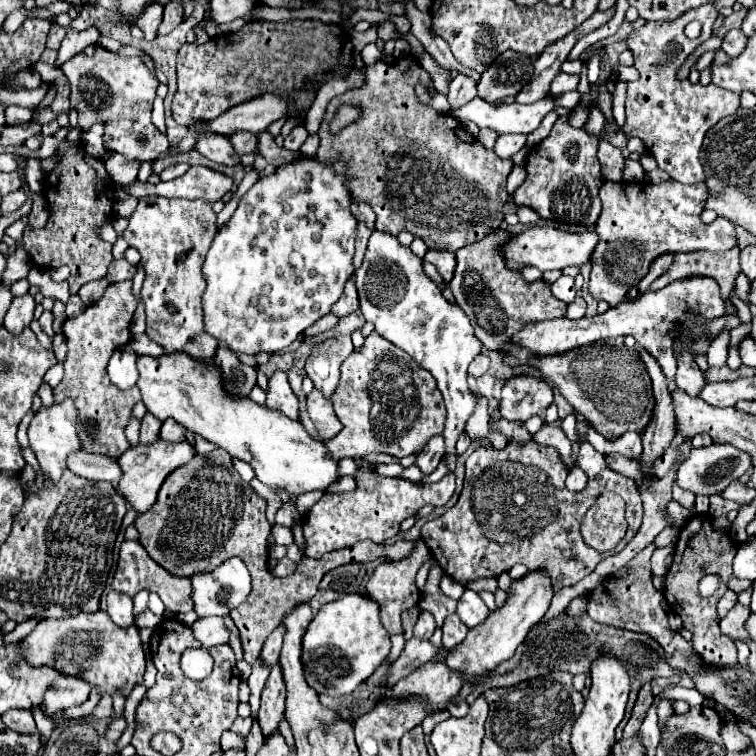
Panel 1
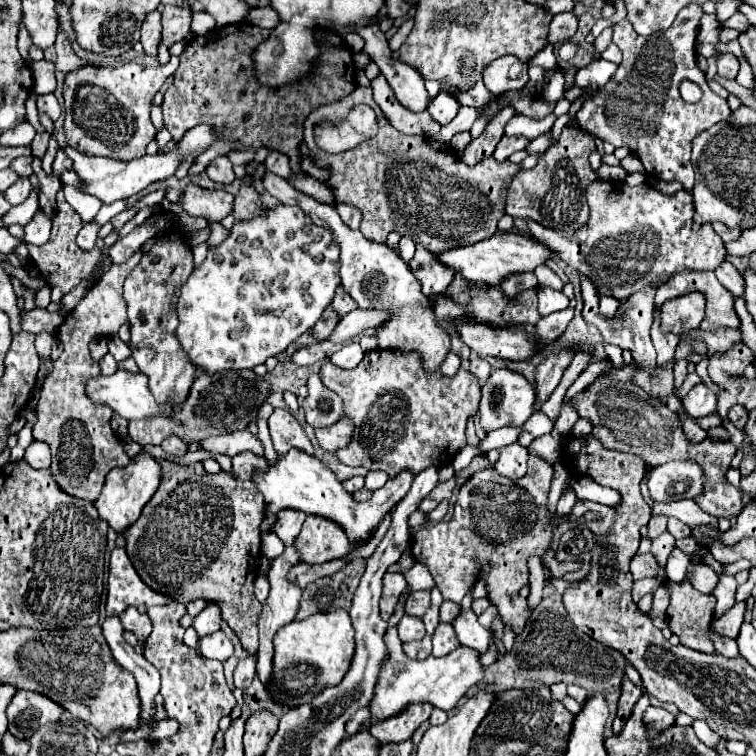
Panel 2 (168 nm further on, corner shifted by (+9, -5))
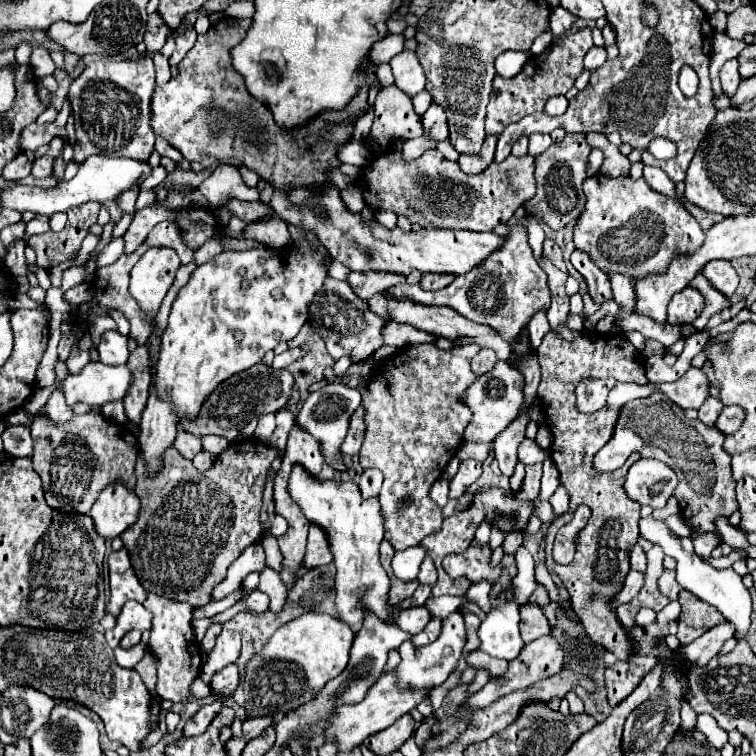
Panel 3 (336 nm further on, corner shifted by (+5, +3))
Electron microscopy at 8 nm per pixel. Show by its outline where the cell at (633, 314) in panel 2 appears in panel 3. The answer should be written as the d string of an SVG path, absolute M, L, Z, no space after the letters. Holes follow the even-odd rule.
M574 249L570 263L584 277L592 299L601 305L607 298L613 297L609 277L595 263L588 261L588 257L580 257L578 253L580 251Z

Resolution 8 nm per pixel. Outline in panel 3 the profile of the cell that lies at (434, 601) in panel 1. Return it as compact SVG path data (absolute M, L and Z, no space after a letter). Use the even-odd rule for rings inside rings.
M420 585L414 595L410 599L404 599L402 605L396 605L398 609L408 609L408 607L418 607L418 605L424 605L426 599L430 597L430 587L428 585Z

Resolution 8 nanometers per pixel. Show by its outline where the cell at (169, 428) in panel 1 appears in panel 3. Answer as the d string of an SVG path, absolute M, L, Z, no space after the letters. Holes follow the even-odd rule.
M186 431L178 433L178 437L176 437L176 441L174 441L174 447L176 447L186 459L194 459L194 455L202 451L200 437L190 435L190 433L186 433Z

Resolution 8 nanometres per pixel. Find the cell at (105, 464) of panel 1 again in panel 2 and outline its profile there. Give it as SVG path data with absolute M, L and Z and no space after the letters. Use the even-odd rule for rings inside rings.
M32 441L30 447L26 449L24 459L26 459L34 469L48 469L50 463L52 463L50 447L46 447L46 443L42 443L42 441Z

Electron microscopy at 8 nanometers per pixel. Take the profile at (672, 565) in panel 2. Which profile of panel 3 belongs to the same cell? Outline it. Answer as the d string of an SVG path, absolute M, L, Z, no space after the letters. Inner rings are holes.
M652 515L650 517L644 517L638 521L638 529L640 529L640 537L644 537L646 541L654 543L654 545L660 545L662 551L670 557L676 559L678 567L676 567L676 573L678 573L678 583L694 593L698 599L714 605L730 623L734 623L736 627L736 633L738 637L742 639L750 627L750 613L752 613L752 601L750 601L750 593L748 589L744 587L742 583L742 577L734 571L734 569L714 569L710 563L702 561L696 553L694 553L694 545L688 537L678 537L674 531L668 529L668 525L664 521L658 521L654 519Z

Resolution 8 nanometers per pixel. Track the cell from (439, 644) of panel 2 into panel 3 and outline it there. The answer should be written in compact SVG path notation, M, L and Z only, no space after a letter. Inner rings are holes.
M458 611L444 619L440 637L434 643L430 643L428 647L412 647L410 641L404 641L398 647L402 661L394 669L394 673L398 675L398 689L416 691L416 689L434 689L434 687L442 685L448 679L448 675L458 667L458 659L462 655L464 643L466 643L466 629L464 629L464 619Z

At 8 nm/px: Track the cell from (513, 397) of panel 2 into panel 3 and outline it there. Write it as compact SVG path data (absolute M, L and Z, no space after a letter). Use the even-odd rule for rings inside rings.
M498 361L492 371L480 375L476 379L476 383L470 389L466 389L466 395L462 397L466 407L470 407L470 411L472 411L470 425L466 427L462 439L466 443L468 441L472 441L472 443L492 443L496 439L496 435L502 433L512 423L512 419L518 415L518 409L524 401L522 387L524 387L522 373L514 367L510 367L504 361Z

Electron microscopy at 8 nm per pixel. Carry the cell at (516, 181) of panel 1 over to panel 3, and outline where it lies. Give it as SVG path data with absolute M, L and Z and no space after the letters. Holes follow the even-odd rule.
M534 133L534 135L530 135L530 151L528 151L528 153L530 153L532 157L536 157L536 155L540 155L542 151L546 151L550 145L552 145L550 135Z

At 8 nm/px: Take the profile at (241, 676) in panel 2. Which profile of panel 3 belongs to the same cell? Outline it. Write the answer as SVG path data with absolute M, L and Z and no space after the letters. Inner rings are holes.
M228 665L222 671L218 671L218 673L212 675L210 689L216 691L218 695L222 695L222 697L230 697L236 691L238 683L240 683L240 671L238 671L238 667L236 665Z

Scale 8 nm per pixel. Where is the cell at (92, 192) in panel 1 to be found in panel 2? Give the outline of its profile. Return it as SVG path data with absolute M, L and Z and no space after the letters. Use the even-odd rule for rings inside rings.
M58 189L58 195L56 195L56 215L52 219L52 235L50 239L42 245L42 247L34 247L34 245L28 245L28 251L30 251L30 257L36 265L36 269L40 271L42 279L52 285L52 287L60 287L62 293L70 293L74 287L78 287L80 281L88 279L92 275L92 271L96 269L98 261L100 261L101 250L94 248L92 251L80 251L78 245L76 245L76 235L78 231L82 229L82 219L80 215L68 205L68 201L64 199L64 191Z

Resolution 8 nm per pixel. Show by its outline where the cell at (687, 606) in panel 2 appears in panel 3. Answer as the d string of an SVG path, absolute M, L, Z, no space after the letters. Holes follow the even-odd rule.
M680 591L680 603L682 603L682 613L680 613L682 617L678 619L678 633L676 633L680 645L692 643L708 629L726 621L716 607L704 603L690 591Z

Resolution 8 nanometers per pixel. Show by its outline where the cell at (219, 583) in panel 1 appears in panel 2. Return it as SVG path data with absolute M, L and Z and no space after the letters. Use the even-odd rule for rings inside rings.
M208 603L204 607L204 611L194 617L194 625L192 627L198 631L198 635L208 635L208 633L214 633L214 631L220 629L220 621L222 619L220 619L218 605Z

